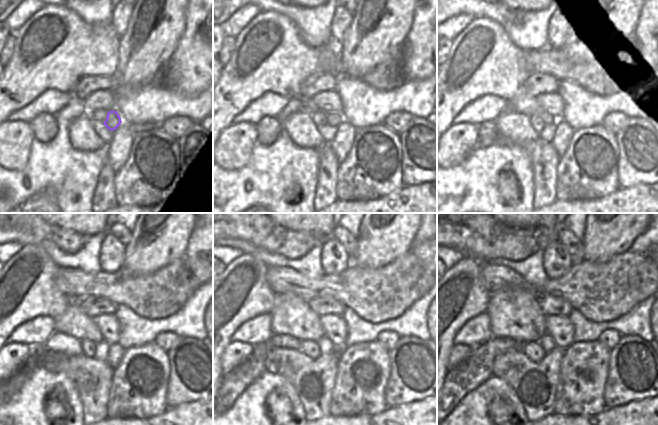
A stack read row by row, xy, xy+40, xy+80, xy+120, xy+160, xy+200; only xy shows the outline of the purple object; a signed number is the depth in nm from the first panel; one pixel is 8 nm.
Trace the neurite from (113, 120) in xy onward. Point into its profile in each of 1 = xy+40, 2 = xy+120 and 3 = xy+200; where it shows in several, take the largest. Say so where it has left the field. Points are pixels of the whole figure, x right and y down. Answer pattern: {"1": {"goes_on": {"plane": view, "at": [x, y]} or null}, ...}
{"1": {"goes_on": {"plane": "xy+40", "at": [333, 119]}}, "2": {"goes_on": {"plane": "xy+120", "at": [73, 322]}}, "3": {"goes_on": {"plane": "xy+200", "at": [514, 312]}}}

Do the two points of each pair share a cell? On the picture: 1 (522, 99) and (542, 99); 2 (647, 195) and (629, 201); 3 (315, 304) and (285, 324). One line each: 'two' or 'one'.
1: two
2: one
3: two

